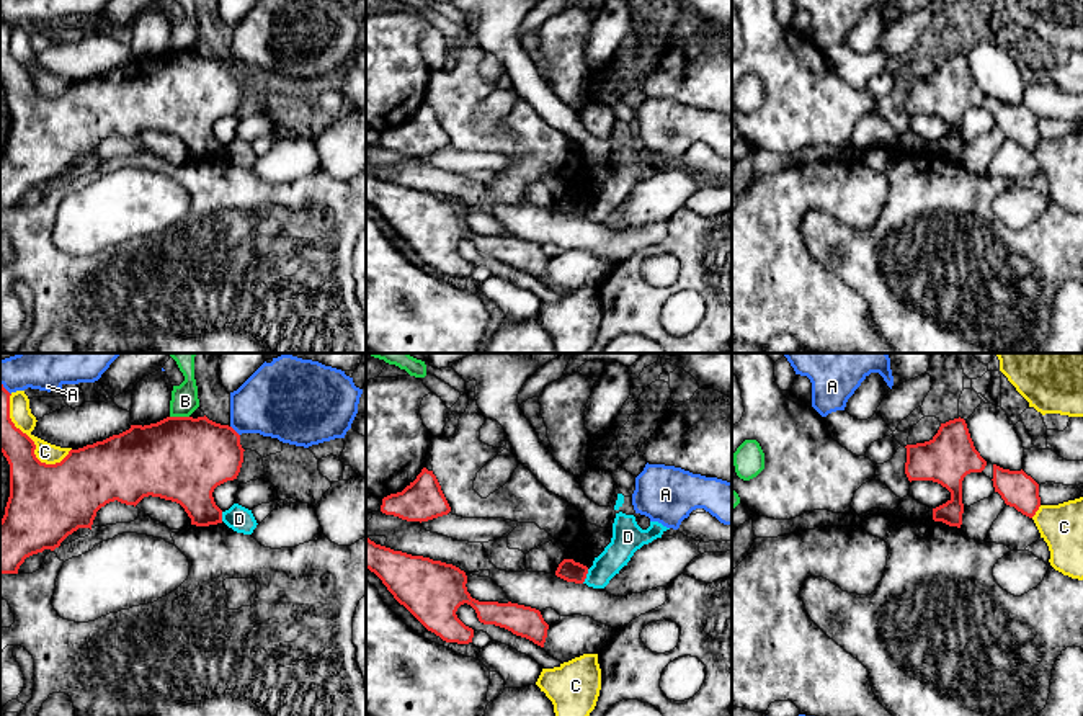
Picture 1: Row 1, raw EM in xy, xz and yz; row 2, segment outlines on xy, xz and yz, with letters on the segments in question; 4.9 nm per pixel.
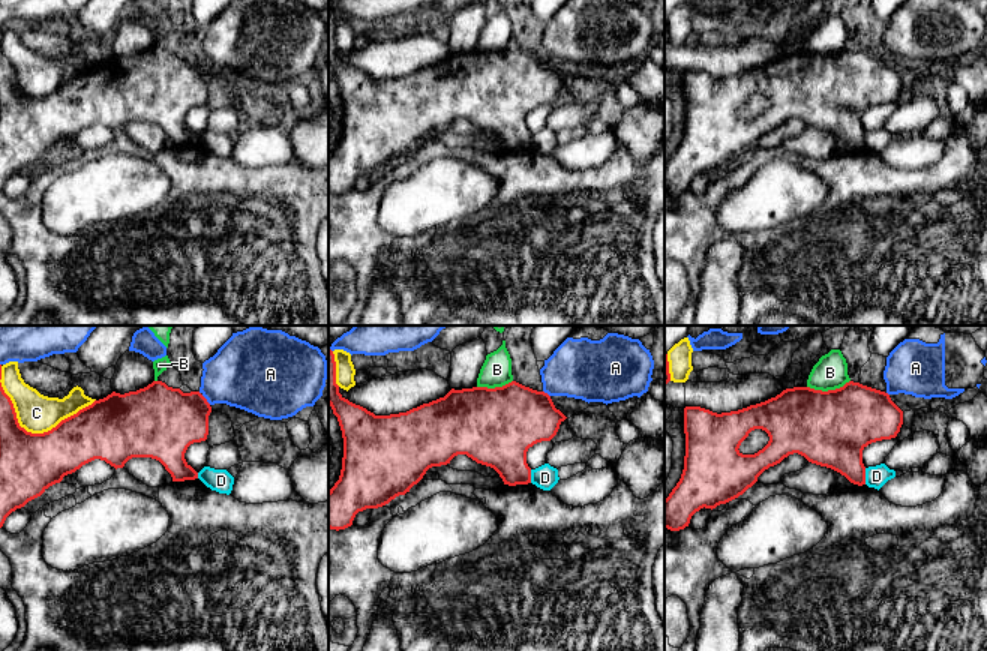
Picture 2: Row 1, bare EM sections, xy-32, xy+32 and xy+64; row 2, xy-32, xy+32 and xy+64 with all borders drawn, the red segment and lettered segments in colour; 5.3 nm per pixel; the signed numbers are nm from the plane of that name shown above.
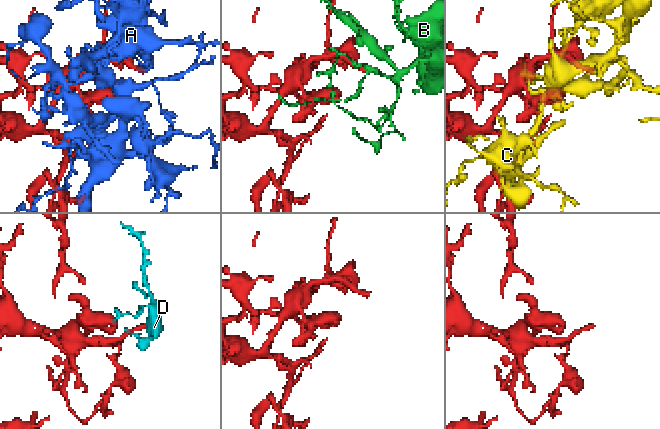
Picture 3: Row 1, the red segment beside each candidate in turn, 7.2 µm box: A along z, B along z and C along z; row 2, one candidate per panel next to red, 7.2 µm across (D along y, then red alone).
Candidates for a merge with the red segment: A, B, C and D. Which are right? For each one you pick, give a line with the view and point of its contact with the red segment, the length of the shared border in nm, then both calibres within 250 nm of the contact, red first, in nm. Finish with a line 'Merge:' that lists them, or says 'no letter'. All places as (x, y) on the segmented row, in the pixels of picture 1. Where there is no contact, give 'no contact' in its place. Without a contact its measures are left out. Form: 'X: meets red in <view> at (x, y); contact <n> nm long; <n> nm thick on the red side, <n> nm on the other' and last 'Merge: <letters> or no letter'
Merge: no letter

